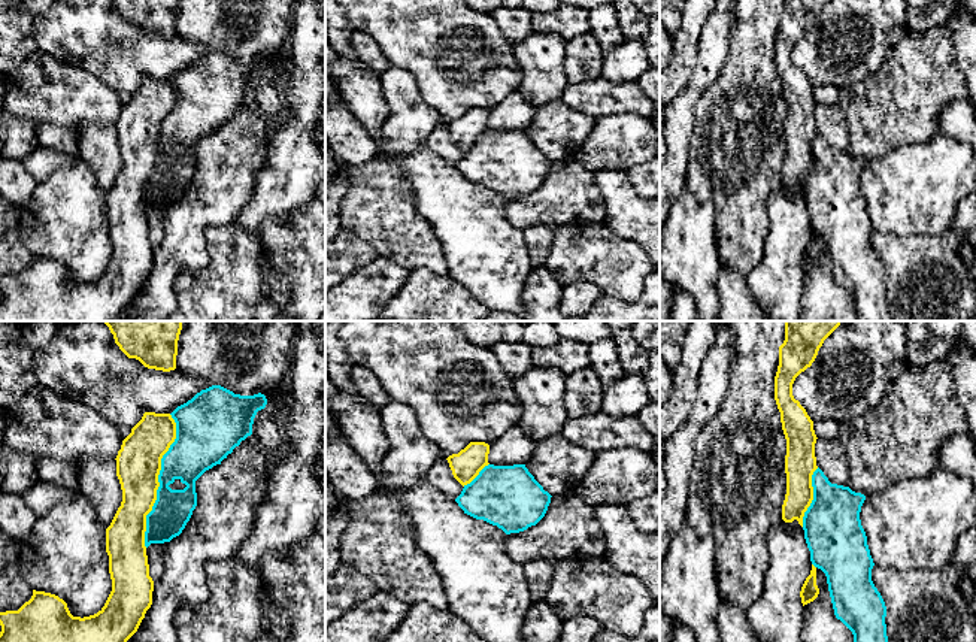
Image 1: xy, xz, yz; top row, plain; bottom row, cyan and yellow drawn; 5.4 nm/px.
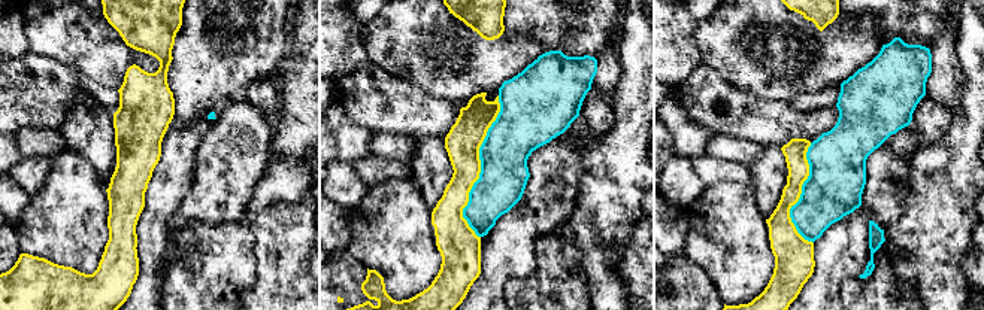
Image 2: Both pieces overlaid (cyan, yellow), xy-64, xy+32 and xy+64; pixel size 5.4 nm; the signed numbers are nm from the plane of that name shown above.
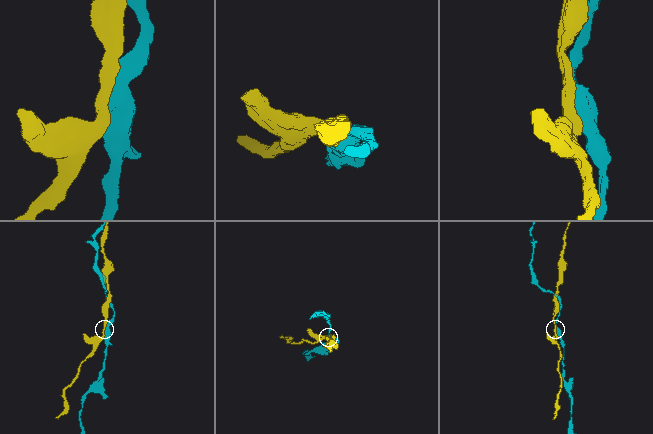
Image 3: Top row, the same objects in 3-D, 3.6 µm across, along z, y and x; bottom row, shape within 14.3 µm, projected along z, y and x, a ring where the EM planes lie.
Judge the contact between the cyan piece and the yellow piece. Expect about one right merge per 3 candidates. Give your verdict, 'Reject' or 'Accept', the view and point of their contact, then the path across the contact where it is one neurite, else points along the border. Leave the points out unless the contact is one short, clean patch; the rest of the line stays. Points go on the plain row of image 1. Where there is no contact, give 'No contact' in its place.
Reject. Touches cyan at xy (158, 147)

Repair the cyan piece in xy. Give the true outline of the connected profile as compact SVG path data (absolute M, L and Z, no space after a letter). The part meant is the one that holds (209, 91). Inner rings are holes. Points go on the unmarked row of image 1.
M212 51L170 79L176 105L161 124L157 166L146 181L146 214L182 199L197 172L195 146L252 100L254 84L266 70L261 58L240 61Z

